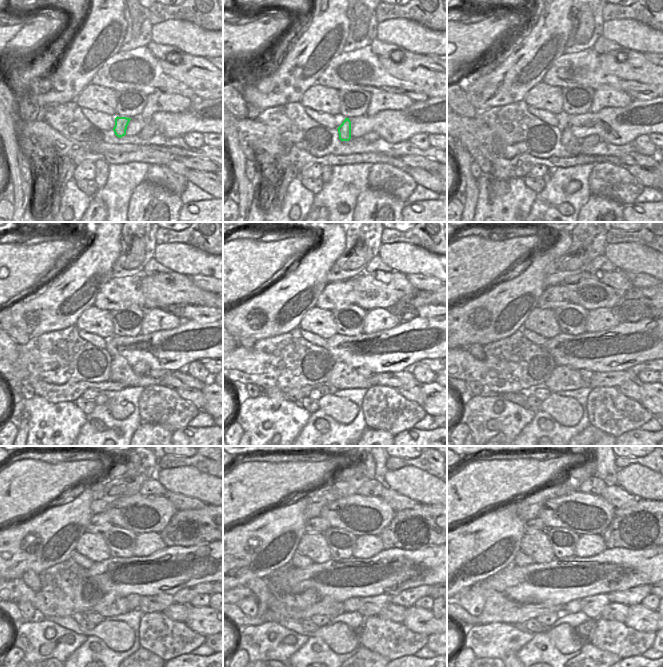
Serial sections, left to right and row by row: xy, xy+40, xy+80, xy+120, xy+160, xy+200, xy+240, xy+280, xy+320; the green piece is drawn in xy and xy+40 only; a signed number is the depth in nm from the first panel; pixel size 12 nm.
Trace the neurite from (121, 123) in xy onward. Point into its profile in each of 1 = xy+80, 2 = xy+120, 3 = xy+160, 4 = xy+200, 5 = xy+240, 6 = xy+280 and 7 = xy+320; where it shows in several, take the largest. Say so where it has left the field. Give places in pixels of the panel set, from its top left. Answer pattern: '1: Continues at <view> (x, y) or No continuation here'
1: Continues at xy+80 (568, 139)
2: Continues at xy+120 (120, 371)
3: Continues at xy+160 (342, 376)
4: Continues at xy+200 (562, 378)
5: Continues at xy+240 (110, 604)
6: Continues at xy+280 (328, 606)
7: Continues at xy+320 (527, 610).

